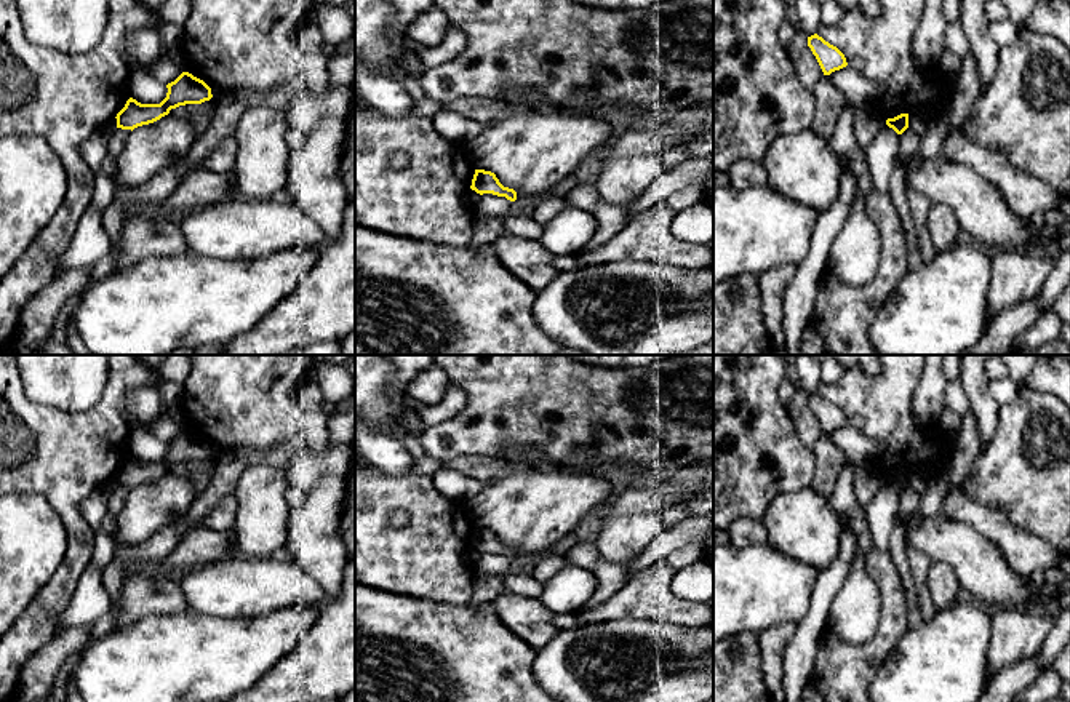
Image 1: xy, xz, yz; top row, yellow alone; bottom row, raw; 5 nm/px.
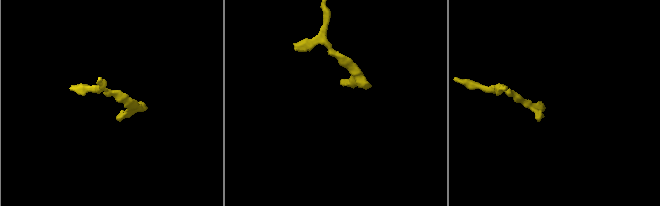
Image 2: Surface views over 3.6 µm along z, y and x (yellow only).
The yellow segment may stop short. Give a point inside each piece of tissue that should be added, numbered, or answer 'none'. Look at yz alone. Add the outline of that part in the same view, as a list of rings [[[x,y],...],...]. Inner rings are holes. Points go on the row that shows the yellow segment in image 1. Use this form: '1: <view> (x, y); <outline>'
none

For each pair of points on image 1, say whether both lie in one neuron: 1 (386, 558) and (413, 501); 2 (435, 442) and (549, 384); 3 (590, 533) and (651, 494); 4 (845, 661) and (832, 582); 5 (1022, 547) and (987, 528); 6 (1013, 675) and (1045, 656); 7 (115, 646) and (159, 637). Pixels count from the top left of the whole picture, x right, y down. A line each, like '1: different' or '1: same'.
1: same
2: same
3: same
4: different
5: same
6: same
7: same

